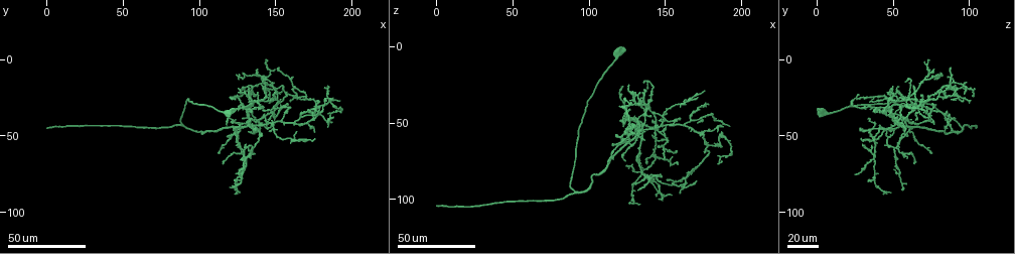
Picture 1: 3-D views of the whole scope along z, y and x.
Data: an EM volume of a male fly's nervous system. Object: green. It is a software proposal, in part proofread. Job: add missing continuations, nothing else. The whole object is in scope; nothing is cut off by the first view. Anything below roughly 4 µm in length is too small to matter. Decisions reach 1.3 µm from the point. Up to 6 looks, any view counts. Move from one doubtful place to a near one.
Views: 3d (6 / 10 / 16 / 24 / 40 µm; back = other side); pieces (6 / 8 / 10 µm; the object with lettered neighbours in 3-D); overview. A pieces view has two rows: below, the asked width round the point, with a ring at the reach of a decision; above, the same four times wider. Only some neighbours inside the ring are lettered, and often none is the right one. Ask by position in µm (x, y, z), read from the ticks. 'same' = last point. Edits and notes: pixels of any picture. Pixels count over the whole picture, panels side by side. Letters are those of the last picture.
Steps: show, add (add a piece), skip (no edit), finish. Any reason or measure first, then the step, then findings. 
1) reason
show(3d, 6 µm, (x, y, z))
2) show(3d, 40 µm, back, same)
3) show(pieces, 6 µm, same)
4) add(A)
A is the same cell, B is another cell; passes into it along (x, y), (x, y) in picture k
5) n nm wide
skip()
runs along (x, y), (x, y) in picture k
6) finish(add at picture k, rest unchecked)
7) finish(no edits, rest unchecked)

long arm stops here
show(3d, 24 µm, (0, 44, 104))

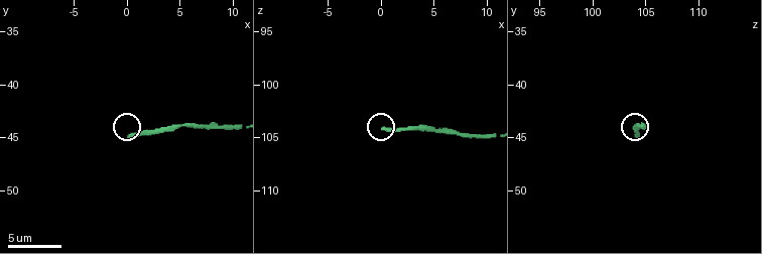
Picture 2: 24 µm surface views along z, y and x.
show(pieces, 10 µm, (0.2, 44.8, 104.4))

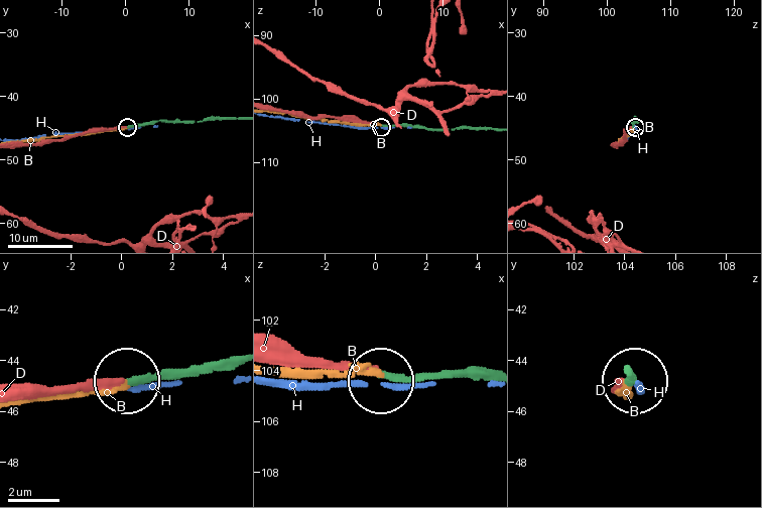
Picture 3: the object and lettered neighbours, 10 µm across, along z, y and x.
add(B)
B is the same cell, D and H are other cells; passes into it along (144, 123), (31, 140) in picture 3; it goes on there

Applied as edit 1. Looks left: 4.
show(overview)

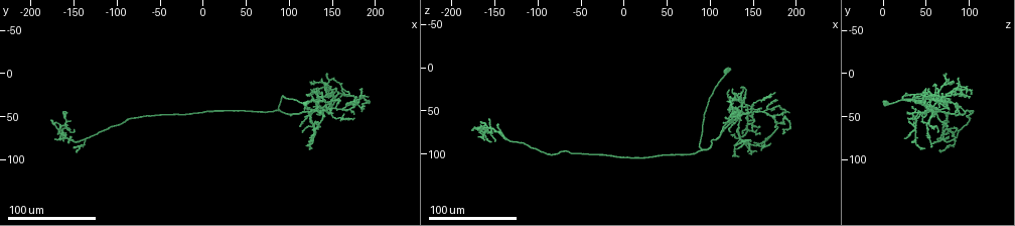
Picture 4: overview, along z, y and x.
free end
show(3d, 40 µm, (116, 48, 58))

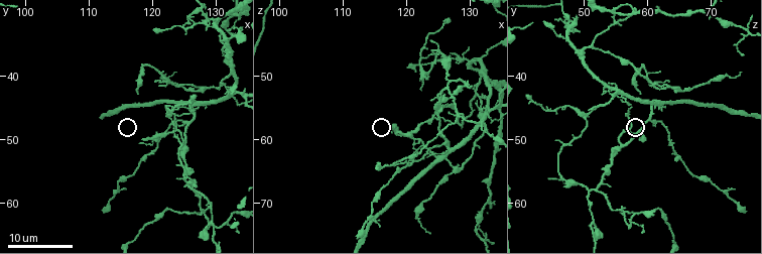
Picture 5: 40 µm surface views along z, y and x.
see the neighbours
show(pieces, 10 µm, (118.5, 50.0, 59.0))

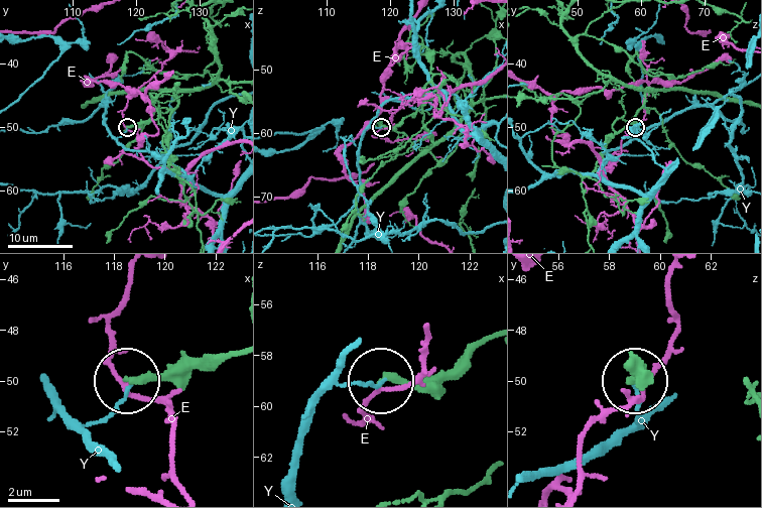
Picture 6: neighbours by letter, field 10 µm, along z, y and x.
skip()
E and Y are other cells; runs along (231, 352), (129, 380) in picture 6; no lettered piece goes on from it

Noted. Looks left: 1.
finish(add at picture 3, rest unchecked)

